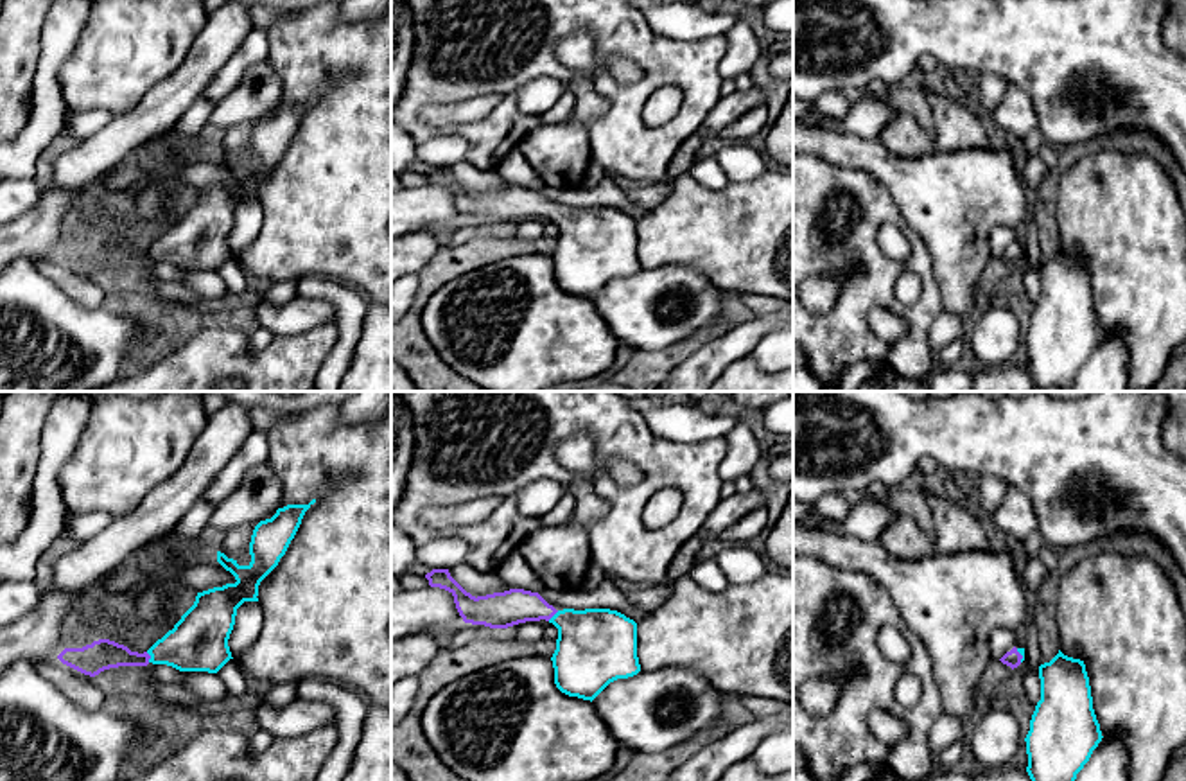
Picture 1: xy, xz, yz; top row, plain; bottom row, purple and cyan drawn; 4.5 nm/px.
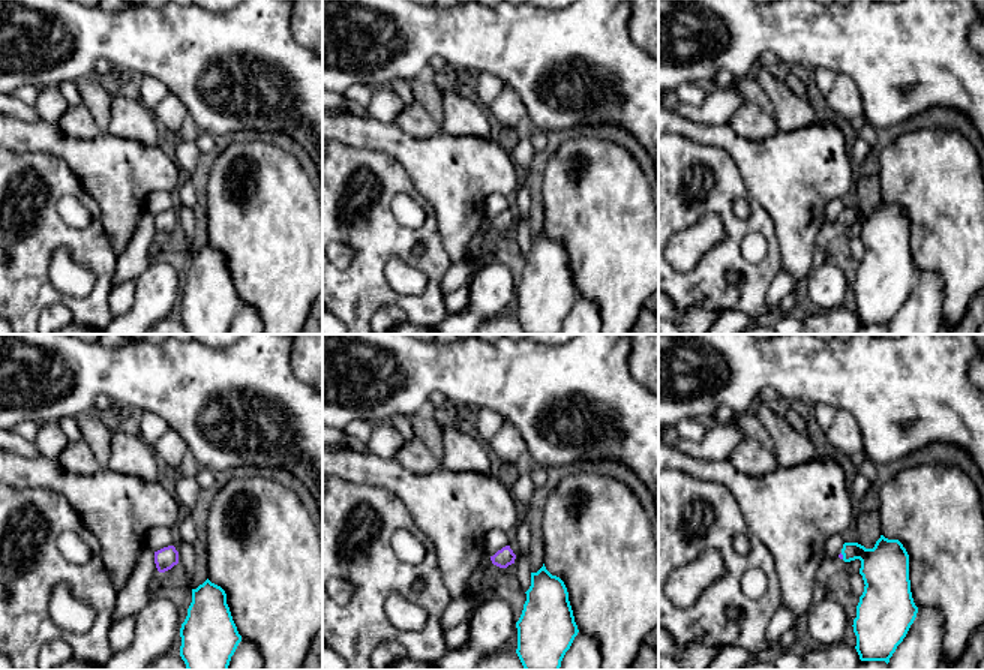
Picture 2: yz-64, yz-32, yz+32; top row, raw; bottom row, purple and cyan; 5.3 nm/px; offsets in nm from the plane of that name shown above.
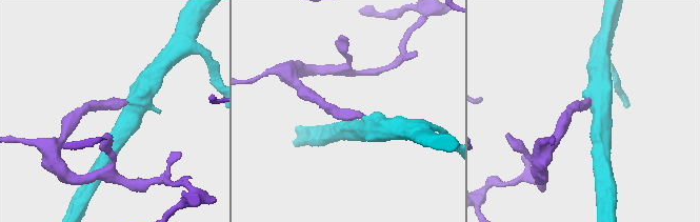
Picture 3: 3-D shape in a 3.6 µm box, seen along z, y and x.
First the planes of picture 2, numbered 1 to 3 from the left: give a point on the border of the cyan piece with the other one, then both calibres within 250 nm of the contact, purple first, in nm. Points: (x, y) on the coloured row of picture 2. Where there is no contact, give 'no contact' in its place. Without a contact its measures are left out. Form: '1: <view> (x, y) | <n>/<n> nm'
1: no contact
2: no contact
3: yz+32 (842, 556) | 20/260 nm

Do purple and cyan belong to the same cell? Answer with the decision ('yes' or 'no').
yes

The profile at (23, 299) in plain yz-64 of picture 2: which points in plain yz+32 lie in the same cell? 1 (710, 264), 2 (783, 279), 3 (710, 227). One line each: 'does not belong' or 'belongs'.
1: belongs
2: does not belong
3: does not belong

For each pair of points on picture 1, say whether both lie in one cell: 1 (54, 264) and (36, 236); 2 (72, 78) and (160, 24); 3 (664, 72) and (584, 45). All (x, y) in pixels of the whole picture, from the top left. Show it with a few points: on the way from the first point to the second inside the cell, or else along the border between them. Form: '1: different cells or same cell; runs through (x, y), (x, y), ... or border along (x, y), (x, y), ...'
1: different cells; border along (56, 255), (34, 263)
2: same cell; runs through (94, 78), (139, 40)
3: different cells; border along (585, 27), (555, 51), (576, 72), (573, 85)

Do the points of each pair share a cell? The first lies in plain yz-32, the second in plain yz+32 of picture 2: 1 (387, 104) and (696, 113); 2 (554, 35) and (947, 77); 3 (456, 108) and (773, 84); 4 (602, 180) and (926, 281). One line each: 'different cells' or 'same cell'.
1: same cell
2: same cell
3: same cell
4: different cells

